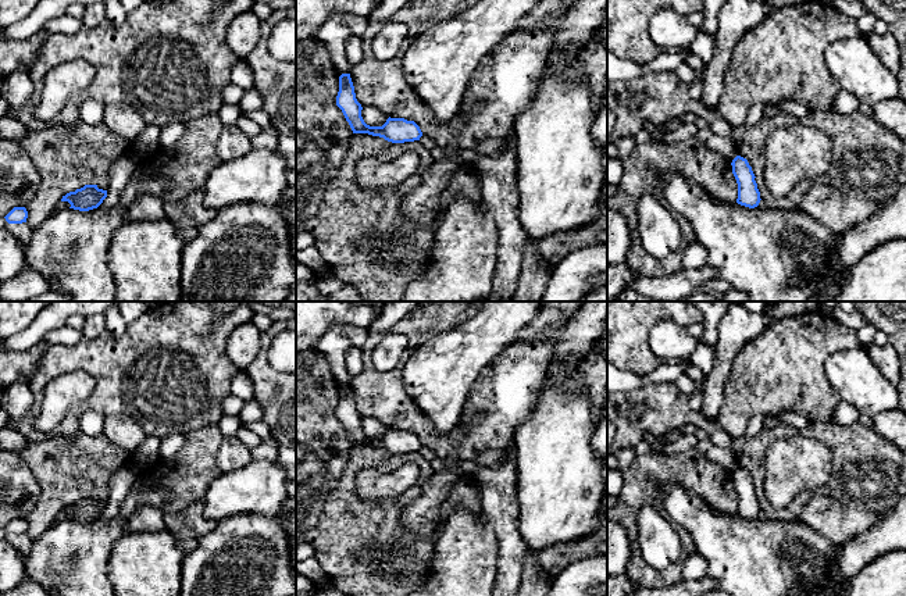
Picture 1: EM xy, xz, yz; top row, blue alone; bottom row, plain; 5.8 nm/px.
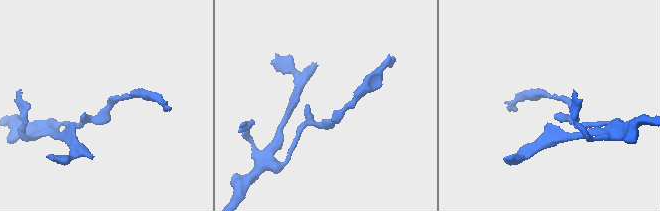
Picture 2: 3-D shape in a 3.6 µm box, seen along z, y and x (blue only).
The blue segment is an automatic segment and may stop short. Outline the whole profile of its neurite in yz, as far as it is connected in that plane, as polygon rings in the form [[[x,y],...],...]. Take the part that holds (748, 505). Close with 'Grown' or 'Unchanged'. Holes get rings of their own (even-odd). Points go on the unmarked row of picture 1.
[[[736,467],[732,474],[732,485],[738,495],[736,514],[749,520],[755,520],[760,514],[760,503],[755,492],[755,485],[748,471]]]. Unchanged

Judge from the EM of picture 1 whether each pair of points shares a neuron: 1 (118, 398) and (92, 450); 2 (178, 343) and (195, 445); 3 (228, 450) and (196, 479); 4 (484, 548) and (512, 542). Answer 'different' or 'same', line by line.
1: different
2: different
3: different
4: different

